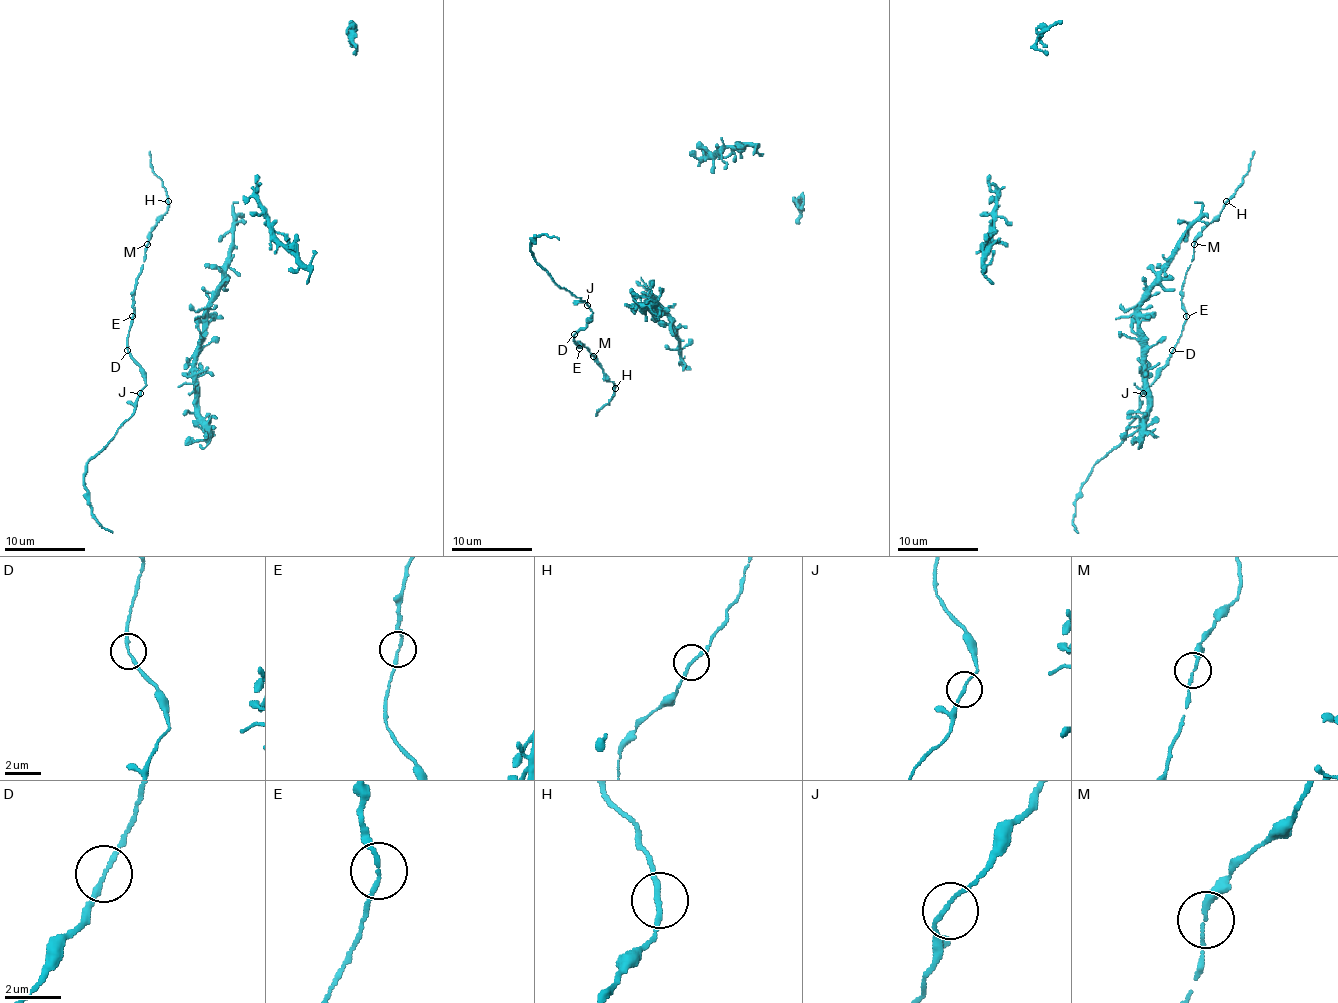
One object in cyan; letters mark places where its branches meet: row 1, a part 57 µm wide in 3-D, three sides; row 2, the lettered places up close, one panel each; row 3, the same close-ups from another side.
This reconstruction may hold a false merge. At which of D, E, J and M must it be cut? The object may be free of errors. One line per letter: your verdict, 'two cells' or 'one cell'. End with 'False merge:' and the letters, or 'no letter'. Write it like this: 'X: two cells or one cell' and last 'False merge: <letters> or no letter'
D: one cell
E: one cell
J: one cell
M: one cell
False merge: no letter

